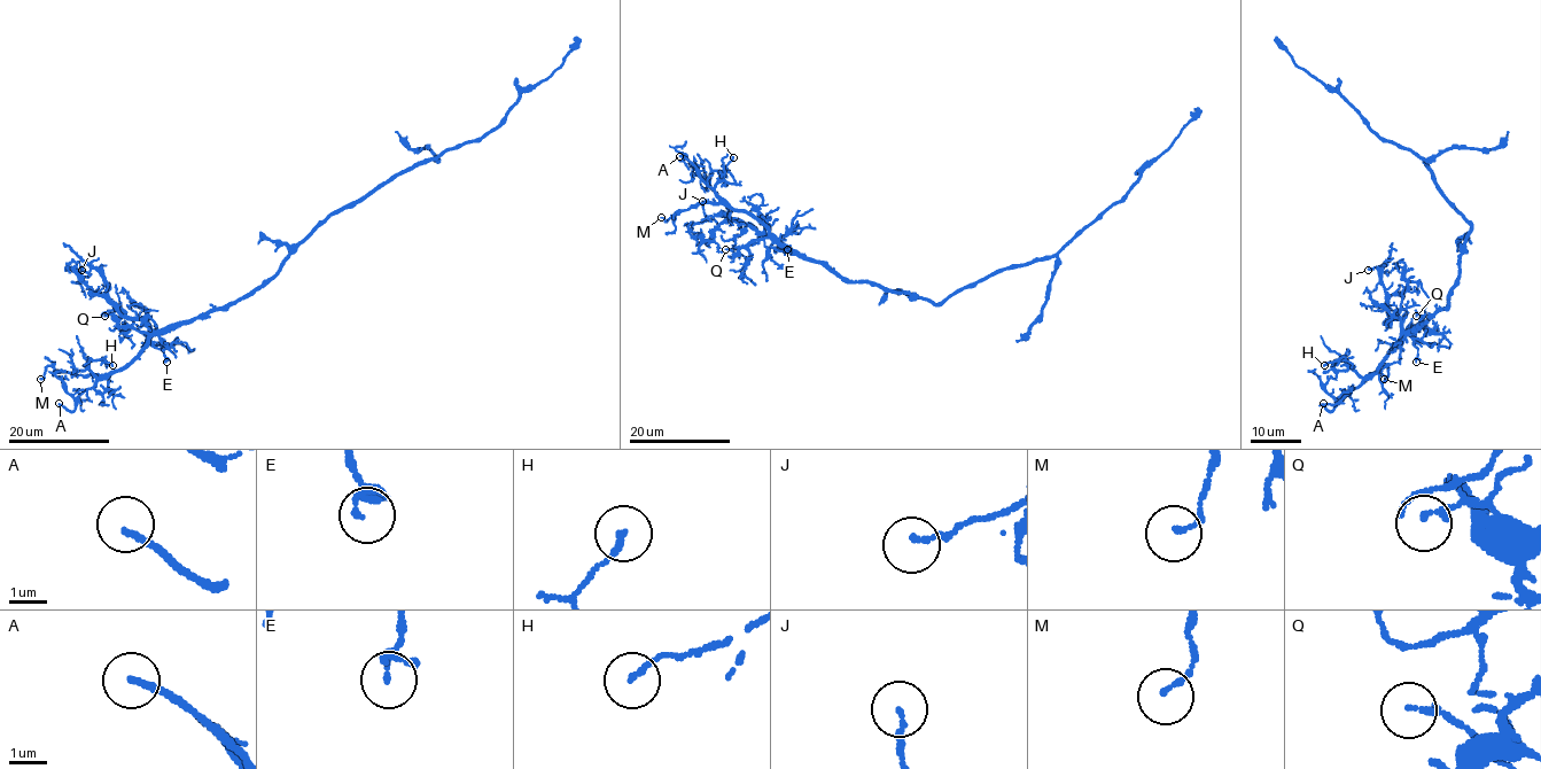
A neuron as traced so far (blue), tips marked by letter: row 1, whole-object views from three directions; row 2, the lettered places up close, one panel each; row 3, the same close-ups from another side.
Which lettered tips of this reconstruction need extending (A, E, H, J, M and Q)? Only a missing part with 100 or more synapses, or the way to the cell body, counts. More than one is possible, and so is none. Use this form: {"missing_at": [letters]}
{"missing_at": ["A"]}

